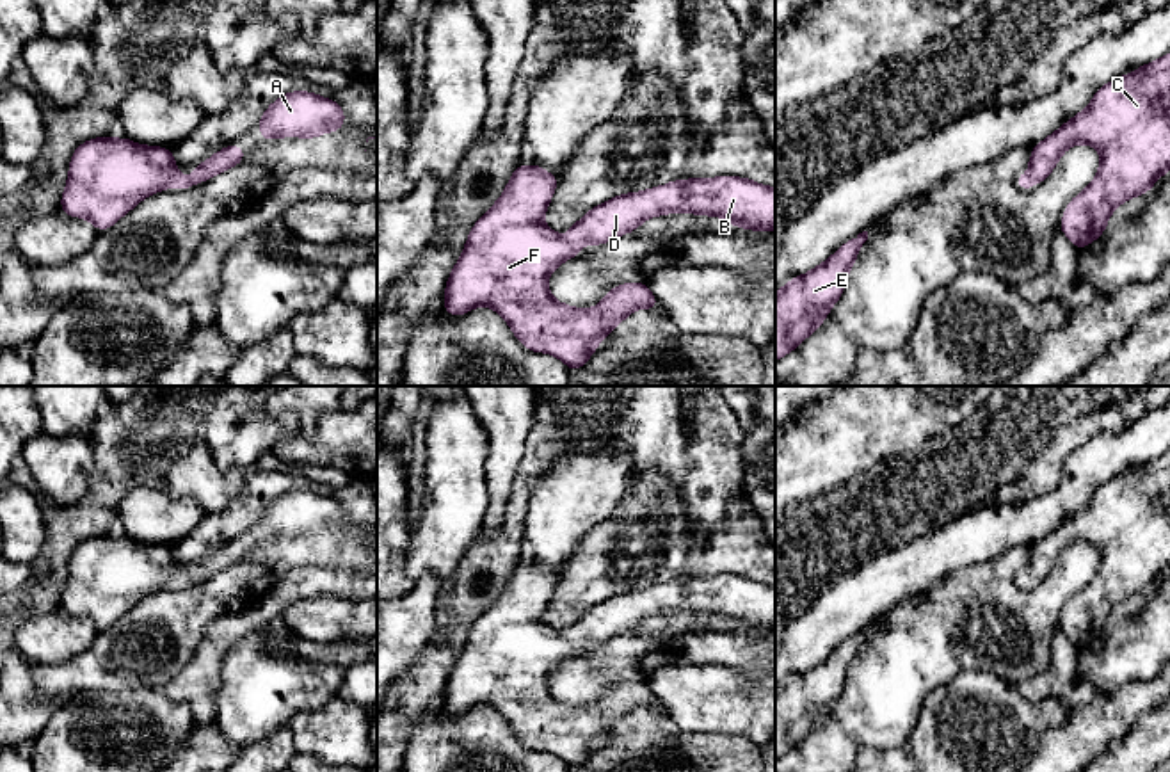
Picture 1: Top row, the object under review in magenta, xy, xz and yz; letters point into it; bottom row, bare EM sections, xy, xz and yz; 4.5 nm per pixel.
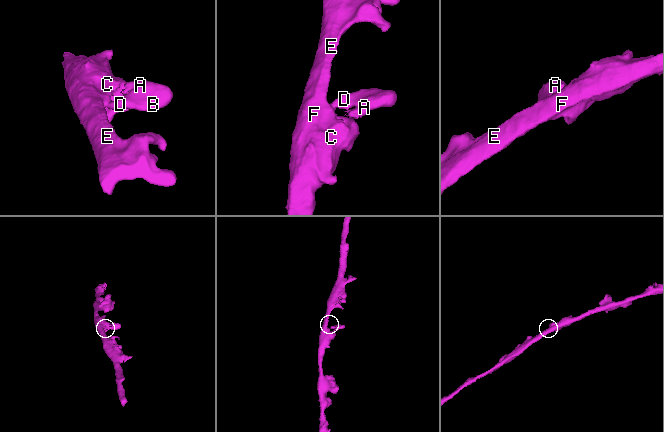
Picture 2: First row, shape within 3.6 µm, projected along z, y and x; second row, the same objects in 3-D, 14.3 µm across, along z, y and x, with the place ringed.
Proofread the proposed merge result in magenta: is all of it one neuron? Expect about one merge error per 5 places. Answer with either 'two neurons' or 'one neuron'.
one neuron

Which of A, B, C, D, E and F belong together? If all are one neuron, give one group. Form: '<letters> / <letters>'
A B C D E F

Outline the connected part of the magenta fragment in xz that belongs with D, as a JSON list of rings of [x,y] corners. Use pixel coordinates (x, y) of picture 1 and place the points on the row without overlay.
[[[517,564],[501,596],[475,621],[466,646],[457,658],[443,697],[445,710],[461,715],[477,704],[496,708],[514,735],[533,751],[548,751],[562,758],[571,770],[581,767],[601,738],[637,706],[658,708],[660,701],[647,681],[624,681],[613,685],[605,697],[590,708],[555,699],[548,687],[548,674],[569,656],[580,655],[580,644],[603,644],[621,633],[638,628],[654,614],[686,610],[697,614],[718,614],[727,623],[754,630],[775,630],[775,587],[733,573],[706,578],[674,578],[644,591],[619,592],[594,605],[567,628],[562,637],[544,624],[542,615],[558,583],[558,576],[546,567]]]

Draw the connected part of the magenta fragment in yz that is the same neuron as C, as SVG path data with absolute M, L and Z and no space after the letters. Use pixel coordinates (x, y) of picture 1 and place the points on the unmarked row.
M1170 452L1104 482L1085 509L1033 544L1030 573L1014 575L1015 583L1026 591L1033 582L1040 583L1063 550L1076 543L1092 543L1101 551L1094 580L1069 599L1060 619L1060 628L1070 642L1083 647L1104 631L1108 617L1118 603L1134 594L1145 594L1170 567Z

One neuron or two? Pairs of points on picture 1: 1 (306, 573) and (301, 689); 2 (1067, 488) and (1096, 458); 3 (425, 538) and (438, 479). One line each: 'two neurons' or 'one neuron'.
1: two neurons
2: one neuron
3: one neuron

